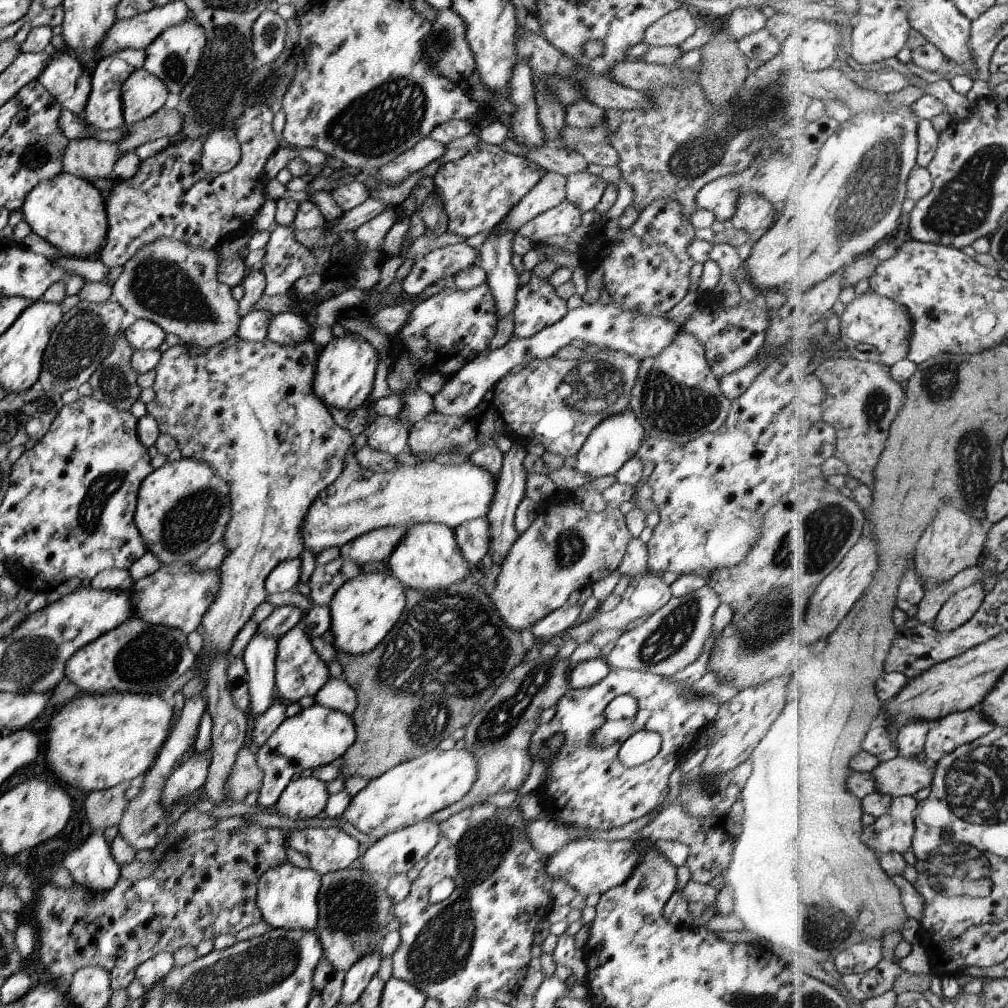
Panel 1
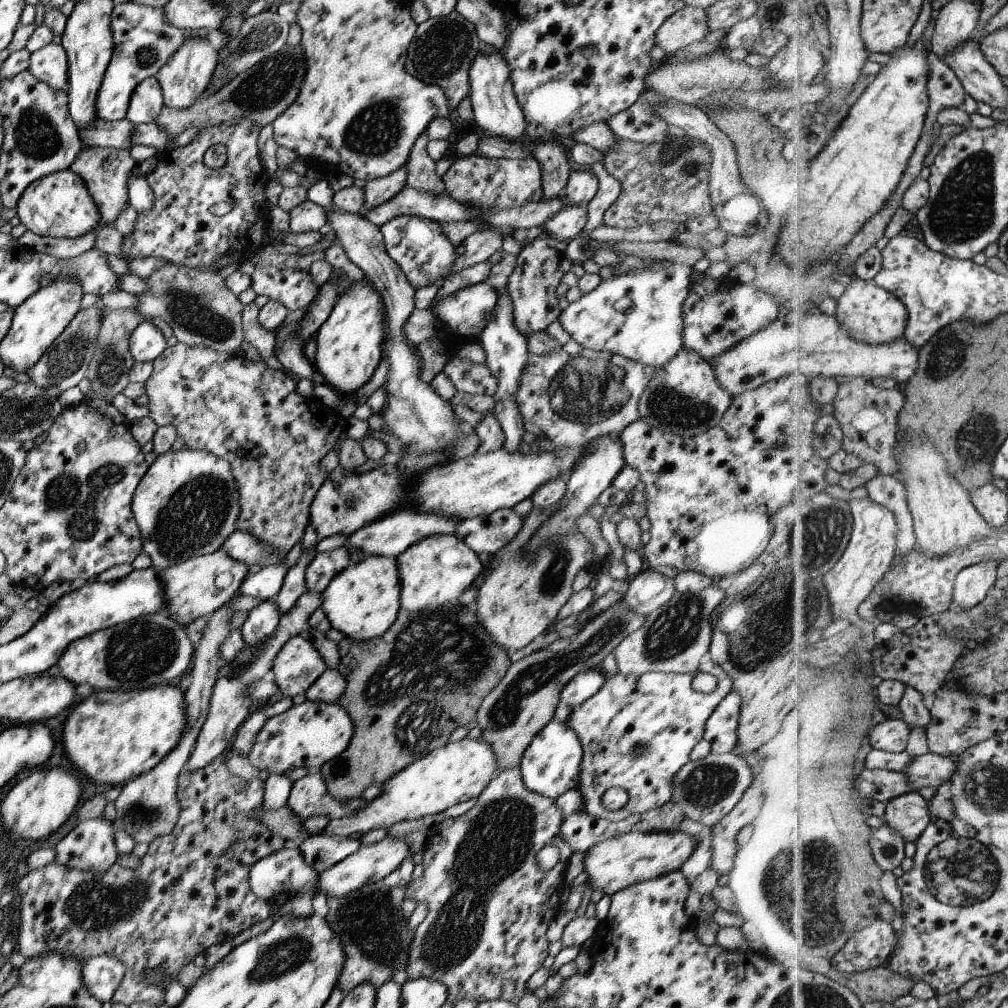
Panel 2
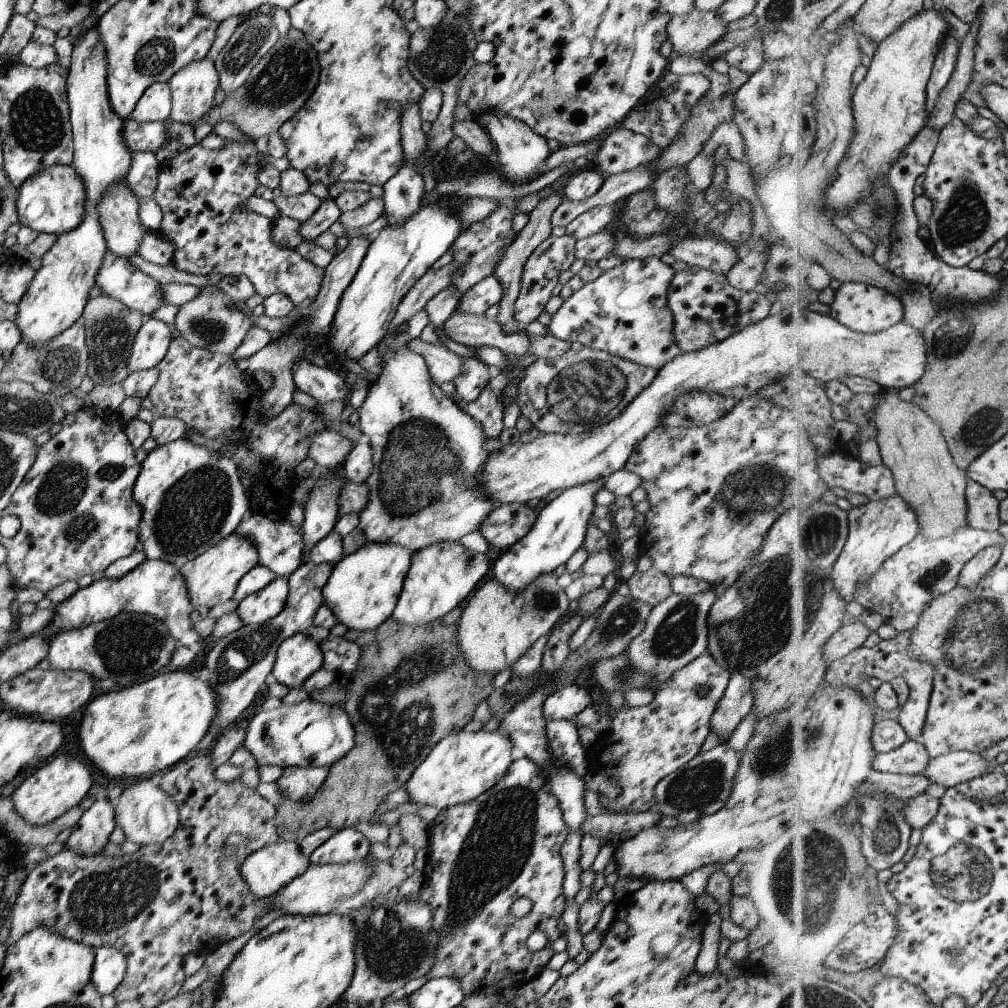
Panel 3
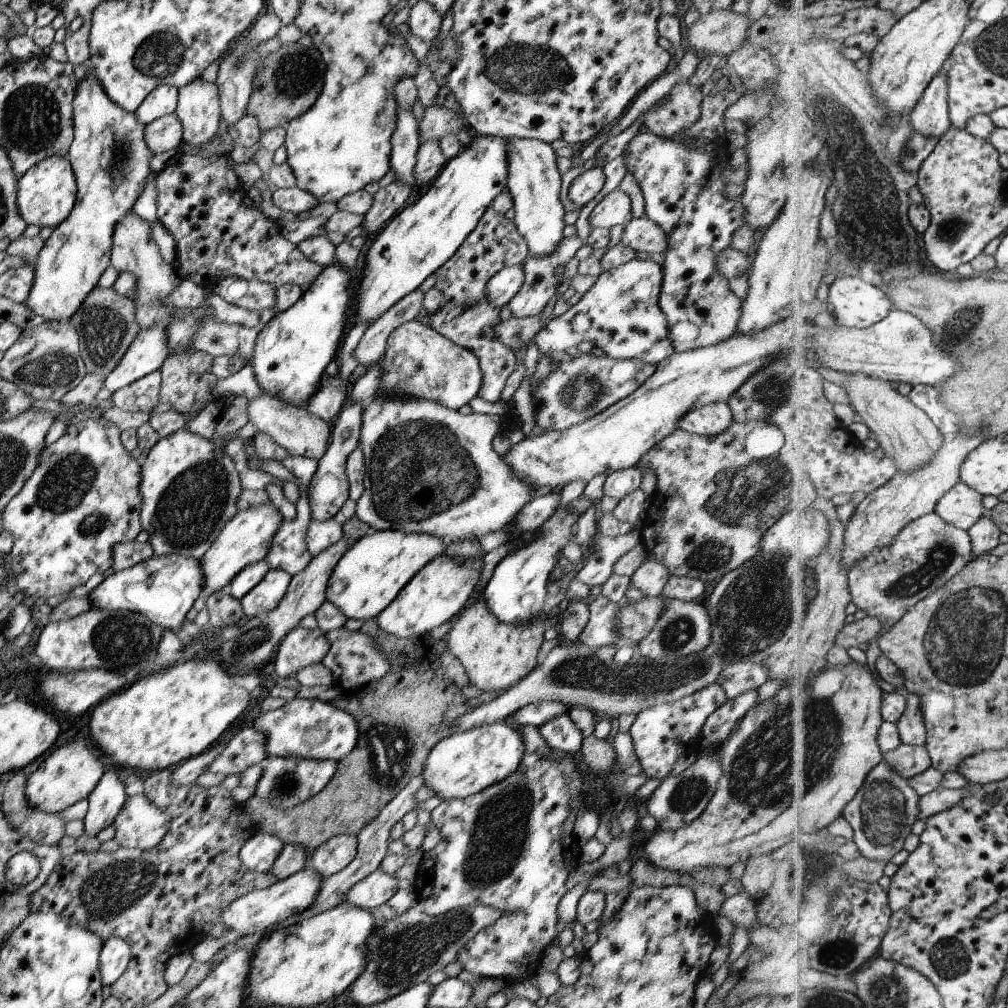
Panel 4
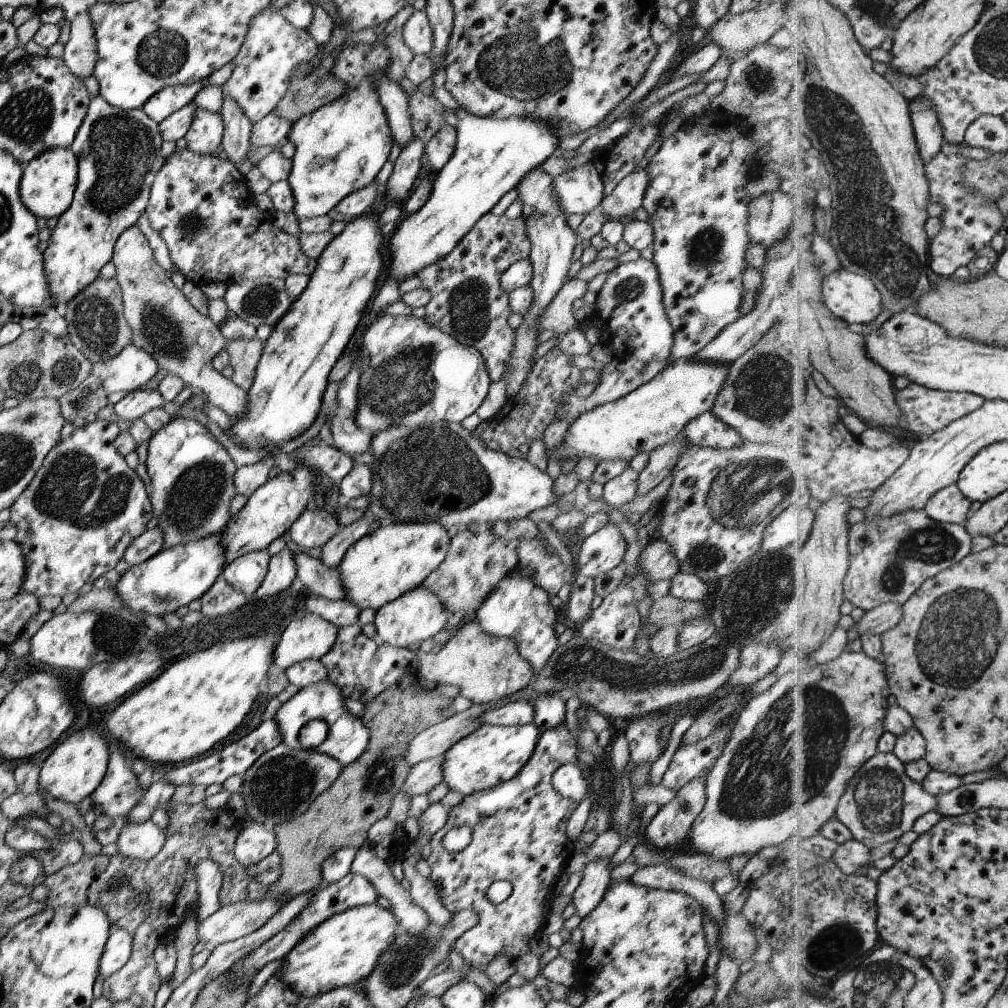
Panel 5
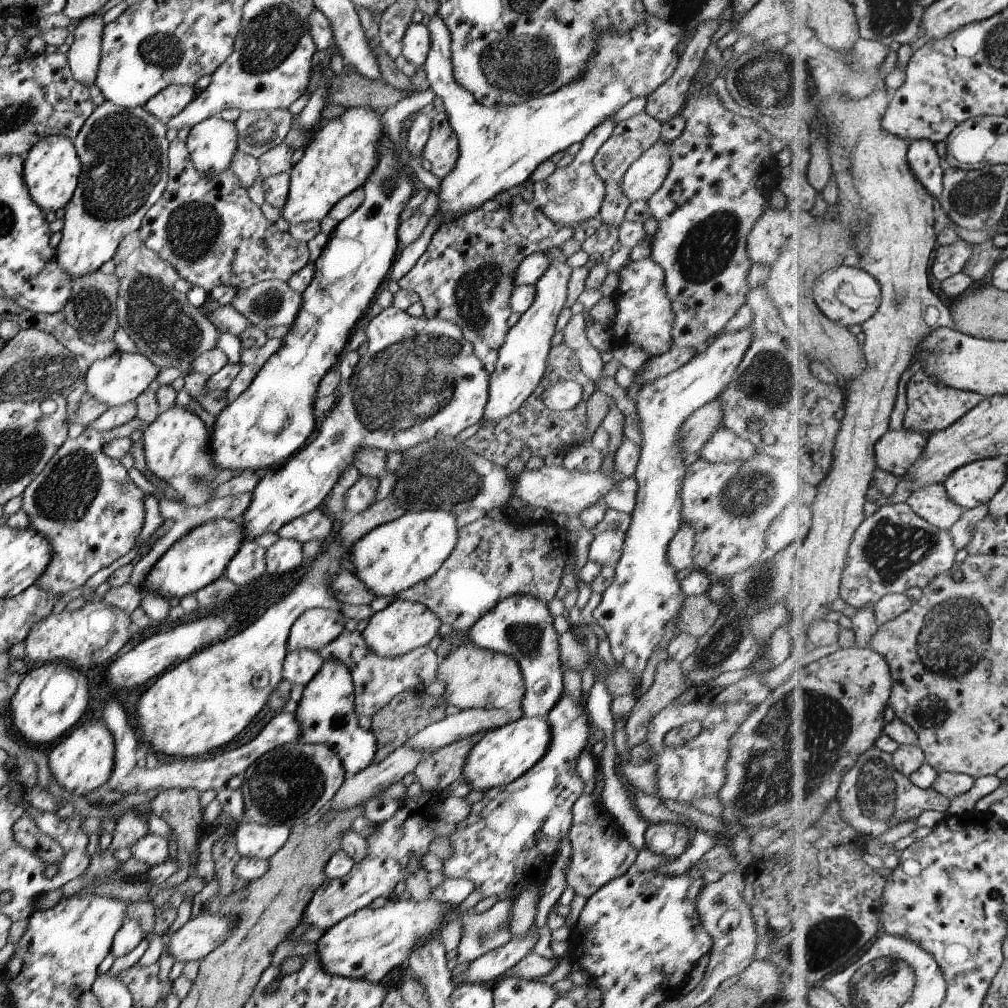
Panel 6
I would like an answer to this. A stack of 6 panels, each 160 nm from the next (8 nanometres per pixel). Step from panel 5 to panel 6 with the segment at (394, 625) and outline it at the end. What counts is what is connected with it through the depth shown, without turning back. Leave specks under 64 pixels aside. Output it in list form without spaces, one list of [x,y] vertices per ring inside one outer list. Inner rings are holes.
[[[393,599],[383,610],[372,614],[367,625],[359,634],[373,656],[393,658],[427,645],[436,635],[440,626],[437,616],[419,602]]]

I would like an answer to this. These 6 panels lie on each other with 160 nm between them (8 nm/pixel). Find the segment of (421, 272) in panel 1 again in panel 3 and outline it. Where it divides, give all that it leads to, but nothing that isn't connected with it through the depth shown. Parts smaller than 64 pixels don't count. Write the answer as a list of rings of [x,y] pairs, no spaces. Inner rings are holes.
[[[403,160],[399,170],[383,184],[381,194],[386,226],[393,226],[411,218],[419,208],[424,194],[423,180],[409,162]]]

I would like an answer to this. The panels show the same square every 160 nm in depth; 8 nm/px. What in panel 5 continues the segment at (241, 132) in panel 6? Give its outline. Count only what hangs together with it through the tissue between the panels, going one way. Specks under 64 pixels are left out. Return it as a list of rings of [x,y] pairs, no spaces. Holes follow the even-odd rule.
[[[273,110],[251,125],[248,142],[254,147],[272,147],[283,140],[289,130],[288,121],[281,116],[277,116],[275,110]]]

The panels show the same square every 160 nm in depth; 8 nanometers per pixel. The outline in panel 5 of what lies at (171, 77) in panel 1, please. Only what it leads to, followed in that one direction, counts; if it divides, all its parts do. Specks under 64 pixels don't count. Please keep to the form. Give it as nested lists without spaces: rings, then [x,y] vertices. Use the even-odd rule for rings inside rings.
[[[197,109],[184,137],[187,143],[185,149],[197,156],[211,157],[213,152],[219,156],[221,136],[223,136],[223,124],[220,114]]]

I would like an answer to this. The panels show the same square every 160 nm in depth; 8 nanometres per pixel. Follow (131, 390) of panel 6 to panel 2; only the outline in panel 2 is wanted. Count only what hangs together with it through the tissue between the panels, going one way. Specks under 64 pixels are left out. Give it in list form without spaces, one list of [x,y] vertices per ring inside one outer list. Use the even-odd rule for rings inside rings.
[[[141,321],[128,338],[128,349],[134,362],[152,361],[165,350],[165,339],[151,321]]]

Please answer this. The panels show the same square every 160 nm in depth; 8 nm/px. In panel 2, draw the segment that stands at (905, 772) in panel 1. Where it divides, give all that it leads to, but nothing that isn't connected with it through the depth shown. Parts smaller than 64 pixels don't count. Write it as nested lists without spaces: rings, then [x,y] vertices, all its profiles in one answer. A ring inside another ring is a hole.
[[[929,752],[926,755],[913,757],[903,774],[909,779],[911,791],[918,791],[925,786],[938,789],[953,776],[958,760],[957,757],[944,757]]]

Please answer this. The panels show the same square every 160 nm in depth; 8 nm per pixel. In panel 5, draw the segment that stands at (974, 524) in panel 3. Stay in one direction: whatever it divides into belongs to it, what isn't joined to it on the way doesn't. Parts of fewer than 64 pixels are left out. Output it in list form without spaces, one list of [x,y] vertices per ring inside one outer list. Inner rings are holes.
[[[953,484],[939,489],[934,498],[925,506],[925,512],[932,520],[939,523],[964,525],[973,502],[961,492],[959,486]]]

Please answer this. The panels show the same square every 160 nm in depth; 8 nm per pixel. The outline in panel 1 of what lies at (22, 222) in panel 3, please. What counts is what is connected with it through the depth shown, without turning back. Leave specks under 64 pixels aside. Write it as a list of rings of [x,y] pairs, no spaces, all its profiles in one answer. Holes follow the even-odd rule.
[[[61,172],[56,177],[38,182],[24,198],[21,205],[22,219],[29,225],[30,232],[47,241],[53,248],[67,257],[99,260],[100,246],[106,242],[107,217],[104,207],[105,200],[98,189],[85,179]]]

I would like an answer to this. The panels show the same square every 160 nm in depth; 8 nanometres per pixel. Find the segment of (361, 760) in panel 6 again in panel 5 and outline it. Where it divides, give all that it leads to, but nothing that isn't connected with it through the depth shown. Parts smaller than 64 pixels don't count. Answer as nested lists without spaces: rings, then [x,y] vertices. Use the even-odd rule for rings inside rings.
[[[327,680],[315,682],[315,684],[299,689],[294,696],[291,696],[287,702],[277,708],[273,719],[277,722],[277,730],[281,734],[281,743],[285,744],[287,748],[291,748],[291,750],[301,749],[298,736],[299,728],[303,724],[307,724],[309,720],[325,722],[327,724],[327,736],[325,736],[325,740],[319,746],[312,750],[325,754],[330,758],[335,758],[339,762],[340,767],[345,767],[347,764],[351,764],[353,760],[357,760],[365,752],[367,742],[369,742],[367,728],[363,726],[360,718],[349,714],[344,705],[341,690]]]

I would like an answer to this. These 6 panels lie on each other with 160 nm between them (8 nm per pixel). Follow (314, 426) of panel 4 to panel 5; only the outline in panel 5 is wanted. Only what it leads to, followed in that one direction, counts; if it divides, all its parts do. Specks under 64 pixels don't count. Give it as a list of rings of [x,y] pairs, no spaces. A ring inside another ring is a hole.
[[[136,225],[129,226],[119,234],[112,249],[110,261],[115,265],[115,280],[119,284],[121,292],[121,306],[123,318],[131,330],[131,345],[141,348],[145,354],[149,354],[157,364],[159,370],[165,370],[168,374],[177,376],[183,385],[190,385],[193,391],[202,391],[207,401],[212,406],[223,410],[229,419],[235,420],[245,412],[247,393],[233,384],[230,379],[225,379],[217,370],[213,369],[211,360],[215,354],[225,350],[225,338],[218,328],[207,316],[199,315],[199,312],[189,304],[179,288],[159,268],[153,260],[151,248],[147,238],[139,231]]]

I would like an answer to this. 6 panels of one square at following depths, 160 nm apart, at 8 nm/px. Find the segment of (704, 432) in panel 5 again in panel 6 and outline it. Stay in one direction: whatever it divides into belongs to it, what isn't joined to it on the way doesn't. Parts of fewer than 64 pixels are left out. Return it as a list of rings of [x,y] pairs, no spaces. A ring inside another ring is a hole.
[[[726,427],[715,430],[700,449],[700,456],[709,464],[745,462],[756,456],[756,449],[745,439],[733,434]]]

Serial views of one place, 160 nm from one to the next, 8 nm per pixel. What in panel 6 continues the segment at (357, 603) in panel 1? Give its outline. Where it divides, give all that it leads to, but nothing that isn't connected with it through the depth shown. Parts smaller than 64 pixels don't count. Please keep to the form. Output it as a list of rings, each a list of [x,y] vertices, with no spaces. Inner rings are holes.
[[[417,510],[381,524],[361,536],[351,548],[355,576],[375,597],[394,599],[395,594],[432,576],[457,544],[456,515],[447,510]]]

